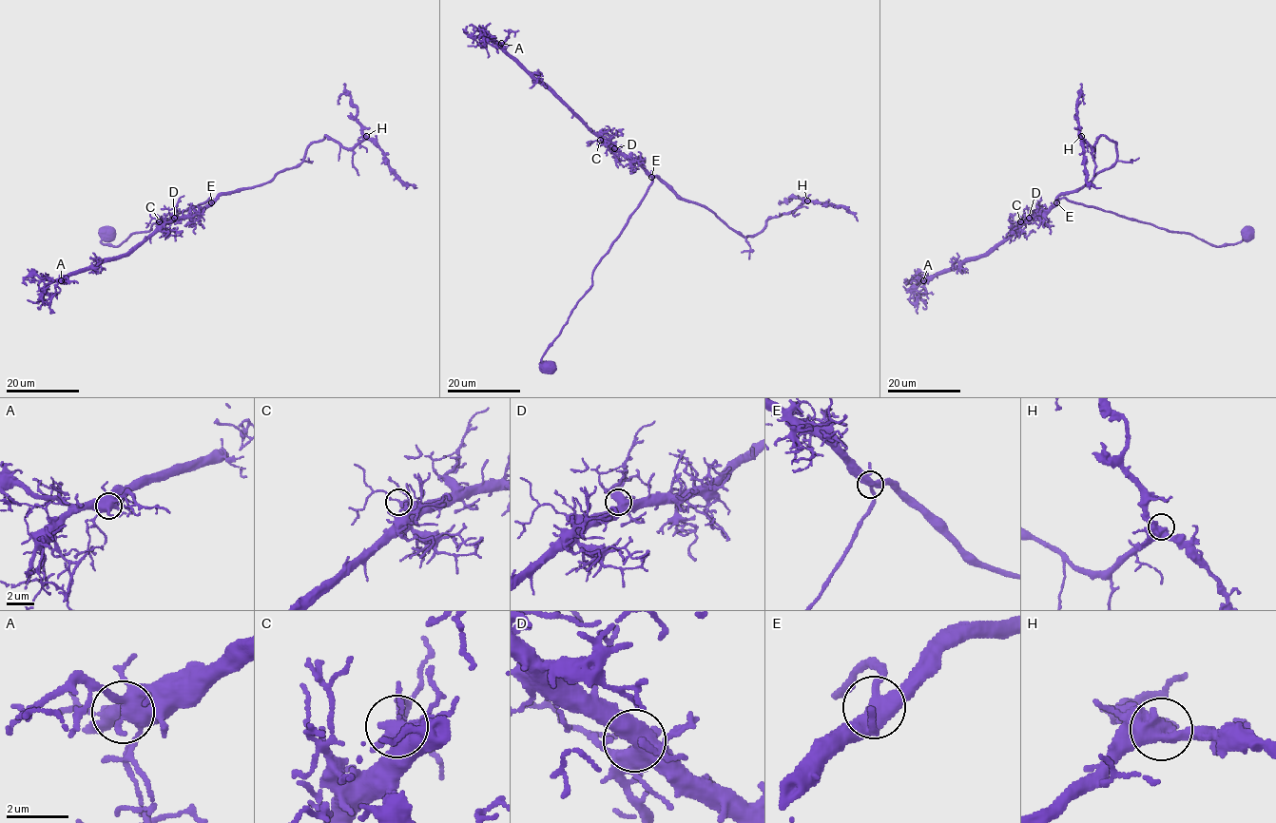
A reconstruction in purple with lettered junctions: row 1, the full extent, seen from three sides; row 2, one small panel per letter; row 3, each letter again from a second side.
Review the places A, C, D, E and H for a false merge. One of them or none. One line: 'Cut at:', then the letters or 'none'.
Cut at: none

